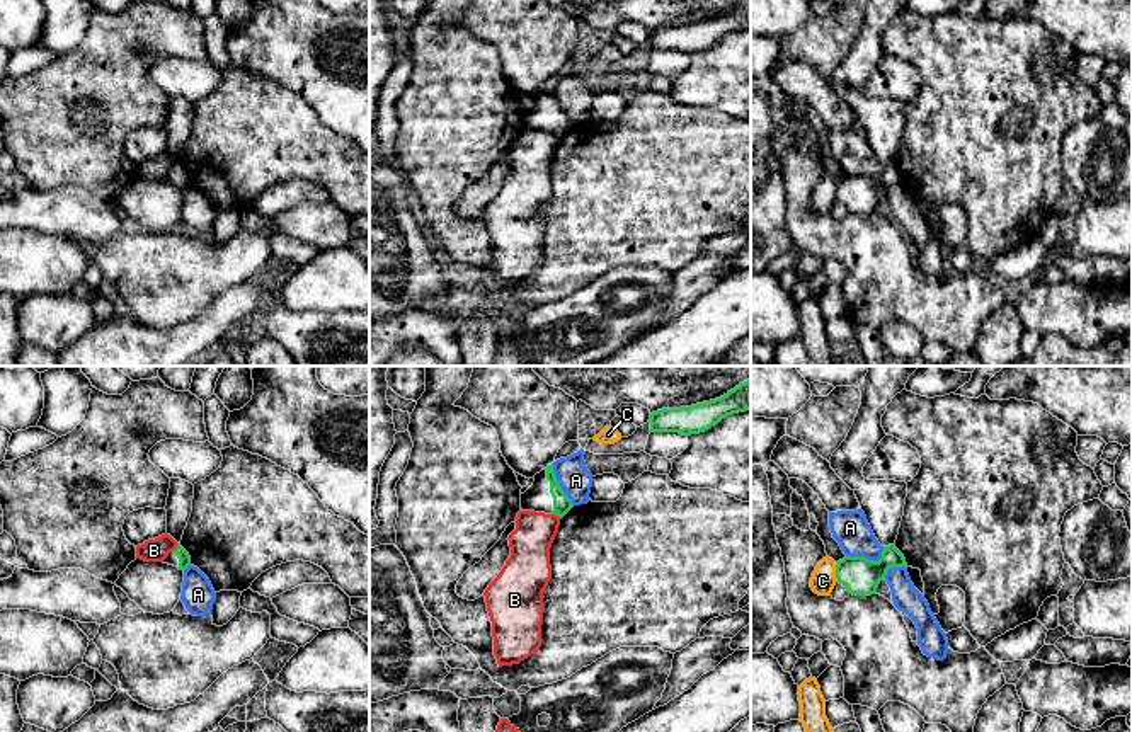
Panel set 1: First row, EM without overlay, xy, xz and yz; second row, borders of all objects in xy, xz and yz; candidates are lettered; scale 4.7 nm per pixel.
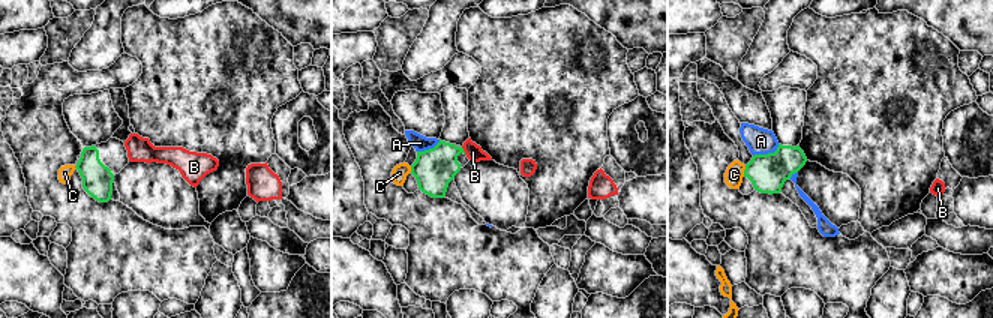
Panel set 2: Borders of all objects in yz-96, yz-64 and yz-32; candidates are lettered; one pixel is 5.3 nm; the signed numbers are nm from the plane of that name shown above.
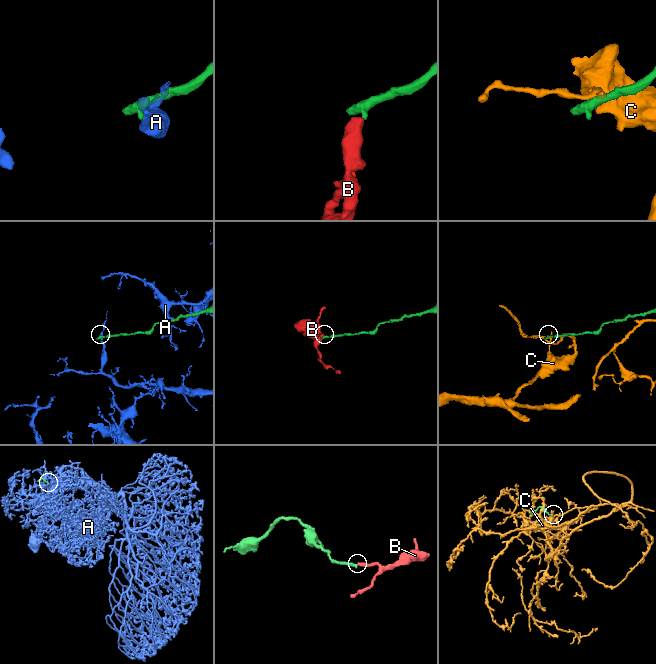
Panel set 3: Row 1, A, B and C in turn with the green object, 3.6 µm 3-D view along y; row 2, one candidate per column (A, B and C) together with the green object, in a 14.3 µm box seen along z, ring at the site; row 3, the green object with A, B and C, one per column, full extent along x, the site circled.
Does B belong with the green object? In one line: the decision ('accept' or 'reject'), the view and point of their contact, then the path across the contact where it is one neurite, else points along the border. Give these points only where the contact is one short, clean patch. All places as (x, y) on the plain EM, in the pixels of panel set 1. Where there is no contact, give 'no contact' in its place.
reject; meets green in xy at (177, 165); border along xy (177, 162), (172, 169)

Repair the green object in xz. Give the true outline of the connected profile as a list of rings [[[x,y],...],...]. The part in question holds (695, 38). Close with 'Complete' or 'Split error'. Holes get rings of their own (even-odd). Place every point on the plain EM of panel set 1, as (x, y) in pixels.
[[[744,0],[727,14],[681,27],[662,27],[650,32],[650,51],[700,53],[732,32],[751,29],[751,0]]]. Complete

